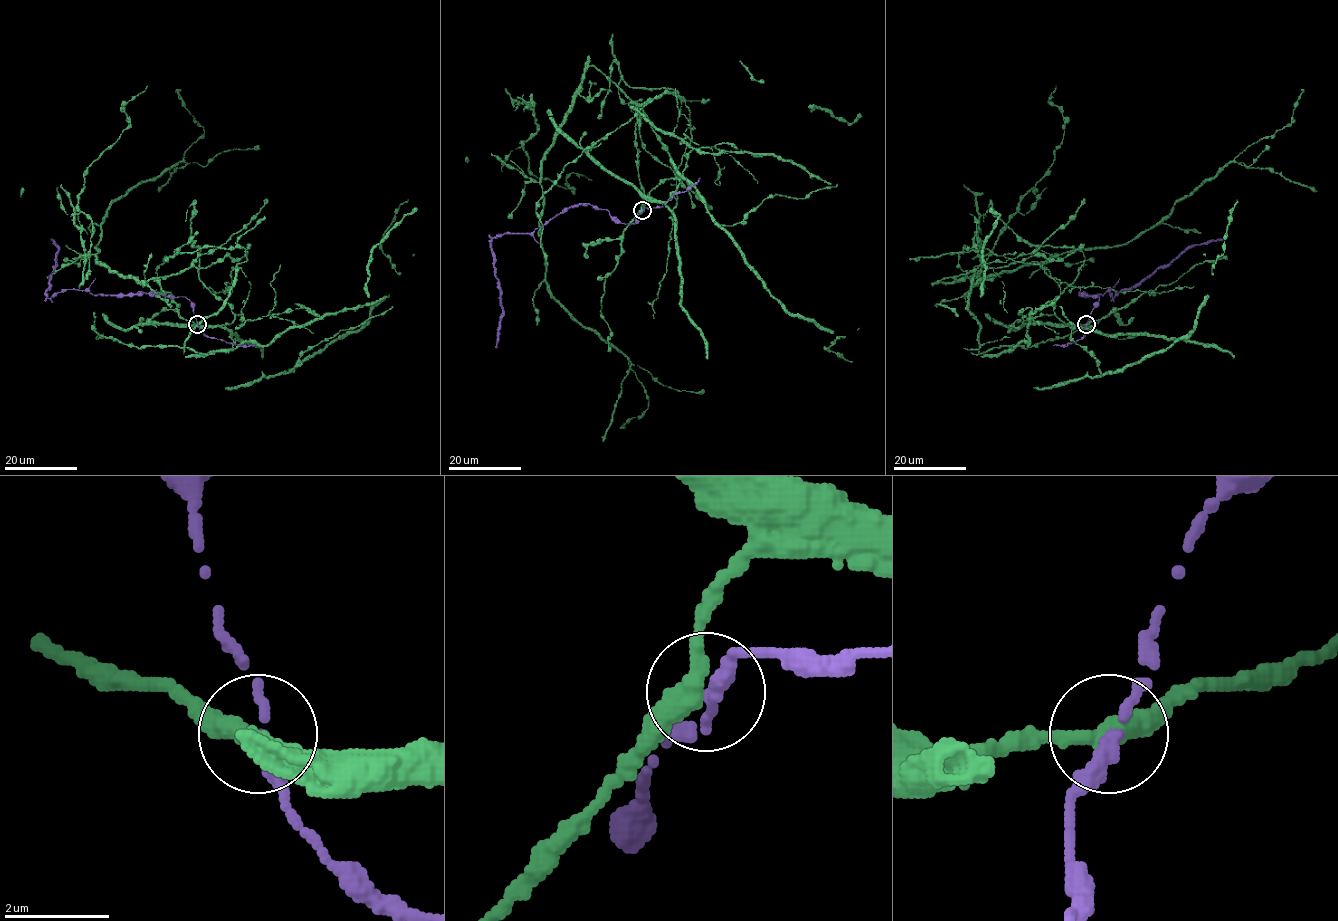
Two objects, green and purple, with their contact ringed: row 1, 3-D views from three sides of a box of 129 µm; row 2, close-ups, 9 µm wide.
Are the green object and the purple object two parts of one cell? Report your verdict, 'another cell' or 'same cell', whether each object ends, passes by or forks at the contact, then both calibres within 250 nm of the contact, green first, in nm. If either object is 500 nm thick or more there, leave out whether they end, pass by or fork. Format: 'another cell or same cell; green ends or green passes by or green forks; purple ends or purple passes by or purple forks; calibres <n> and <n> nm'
same cell; green passes by; purple passes by; calibres 360 and 240 nm

